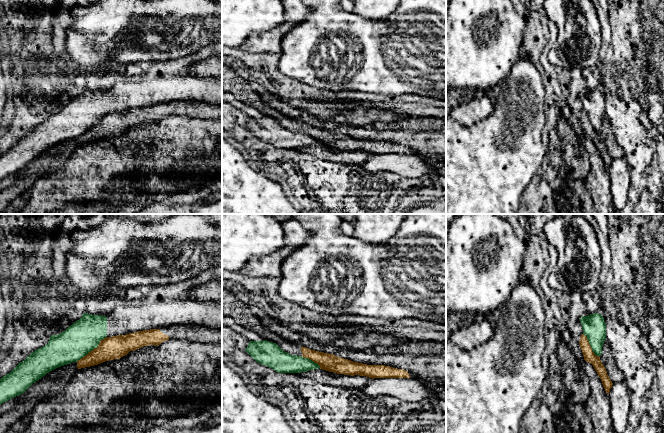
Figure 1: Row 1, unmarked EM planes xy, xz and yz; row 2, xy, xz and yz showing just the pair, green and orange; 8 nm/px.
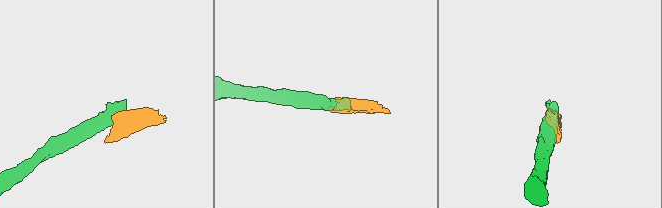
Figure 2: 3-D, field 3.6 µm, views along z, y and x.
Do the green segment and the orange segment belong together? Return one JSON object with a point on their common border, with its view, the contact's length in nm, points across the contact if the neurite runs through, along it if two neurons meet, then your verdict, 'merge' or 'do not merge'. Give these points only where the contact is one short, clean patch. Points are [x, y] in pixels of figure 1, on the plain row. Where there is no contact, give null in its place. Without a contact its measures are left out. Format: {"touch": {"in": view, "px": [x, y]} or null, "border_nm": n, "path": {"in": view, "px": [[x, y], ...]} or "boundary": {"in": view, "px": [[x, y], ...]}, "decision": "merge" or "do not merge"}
{"touch": {"in": "xy", "px": [90, 127]}, "border_nm": 280, "boundary": {"in": "xy", "px": [[101, 115], [96, 123], [76, 137]]}, "decision": "do not merge"}

